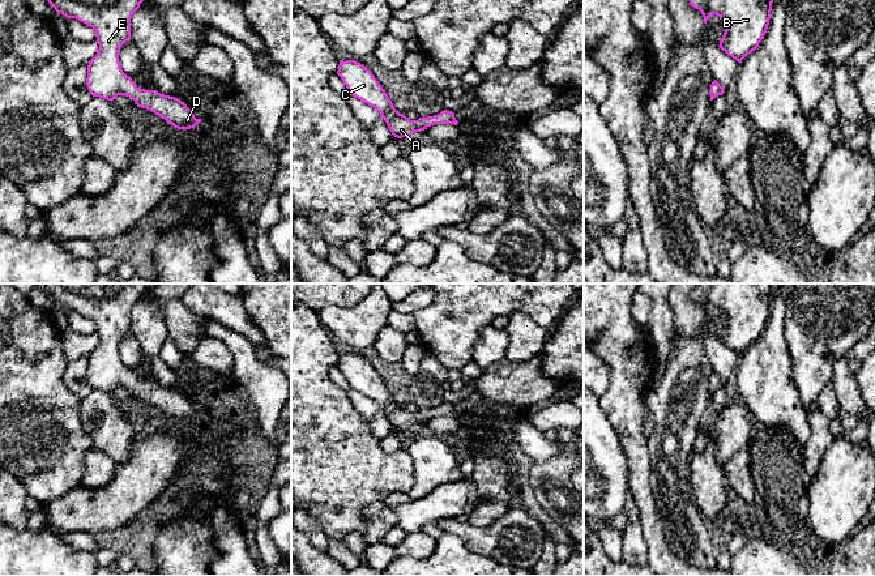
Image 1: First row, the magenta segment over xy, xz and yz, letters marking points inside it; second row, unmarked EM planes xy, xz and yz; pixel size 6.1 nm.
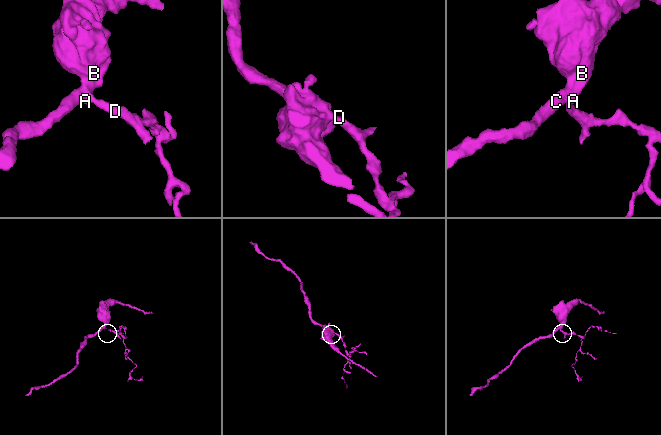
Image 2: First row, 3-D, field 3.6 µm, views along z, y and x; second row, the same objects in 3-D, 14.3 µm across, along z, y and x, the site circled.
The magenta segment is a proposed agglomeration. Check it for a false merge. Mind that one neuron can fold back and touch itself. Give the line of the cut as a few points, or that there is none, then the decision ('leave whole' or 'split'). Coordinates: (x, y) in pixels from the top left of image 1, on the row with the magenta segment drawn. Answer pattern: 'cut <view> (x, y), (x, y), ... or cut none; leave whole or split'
cut none; leave whole

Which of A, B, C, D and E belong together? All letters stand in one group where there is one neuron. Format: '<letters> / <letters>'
A B C D E

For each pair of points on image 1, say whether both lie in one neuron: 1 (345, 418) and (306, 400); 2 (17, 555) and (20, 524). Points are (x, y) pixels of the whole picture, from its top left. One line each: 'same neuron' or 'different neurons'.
1: same neuron
2: different neurons

